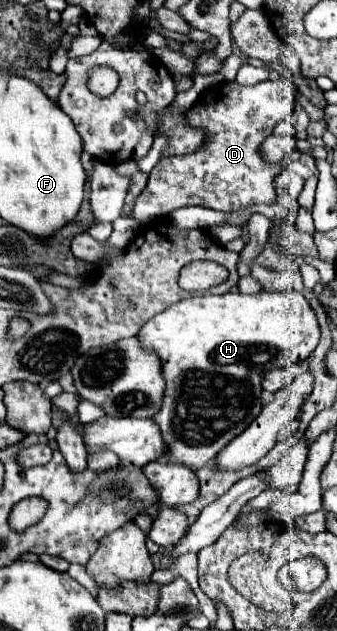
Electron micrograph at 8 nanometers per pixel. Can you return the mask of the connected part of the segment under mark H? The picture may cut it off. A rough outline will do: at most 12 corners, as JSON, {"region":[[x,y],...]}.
{"region":[[298,292],[192,296],[142,324],[164,460],[254,422],[264,372],[320,340]]}

